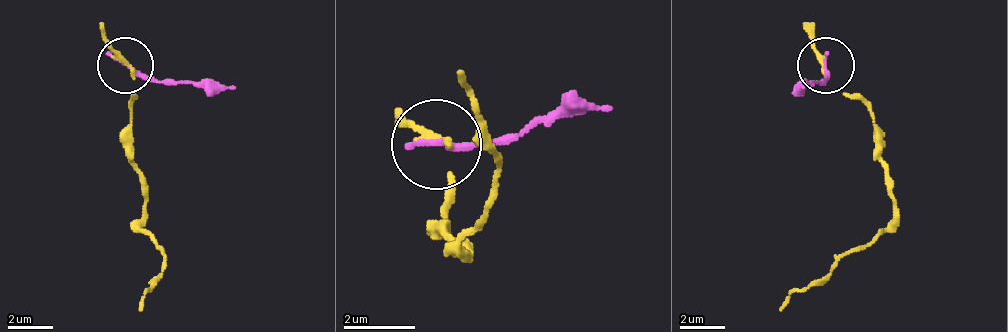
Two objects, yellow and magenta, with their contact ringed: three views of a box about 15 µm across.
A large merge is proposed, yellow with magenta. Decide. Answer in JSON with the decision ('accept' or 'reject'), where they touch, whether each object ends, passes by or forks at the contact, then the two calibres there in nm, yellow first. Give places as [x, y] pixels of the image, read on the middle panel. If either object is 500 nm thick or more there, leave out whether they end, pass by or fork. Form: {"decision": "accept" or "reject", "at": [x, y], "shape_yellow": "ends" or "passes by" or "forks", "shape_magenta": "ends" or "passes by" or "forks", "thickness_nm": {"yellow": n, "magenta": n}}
{"decision": "reject", "at": [436, 144], "shape_yellow": "ends", "shape_magenta": "ends", "thickness_nm": {"yellow": 240, "magenta": 260}}

